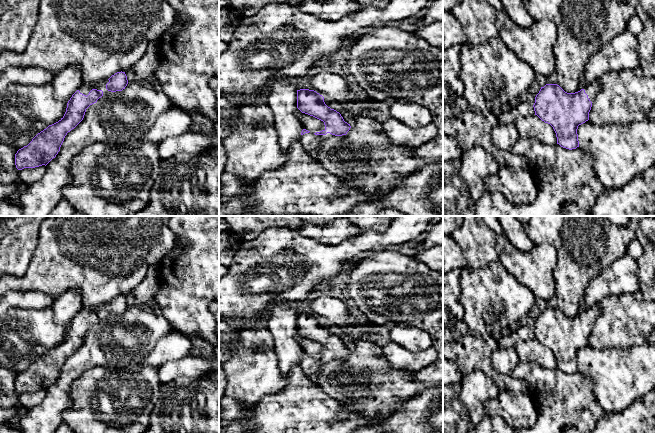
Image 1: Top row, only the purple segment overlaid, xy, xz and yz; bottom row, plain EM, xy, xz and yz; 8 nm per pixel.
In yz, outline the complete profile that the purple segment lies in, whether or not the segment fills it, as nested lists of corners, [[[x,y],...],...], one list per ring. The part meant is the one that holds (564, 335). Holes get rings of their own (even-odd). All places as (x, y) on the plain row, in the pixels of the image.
[[[601,302],[575,317],[567,317],[557,308],[546,308],[535,321],[535,339],[553,351],[557,368],[576,373],[578,350],[589,344],[592,327],[600,313]]]

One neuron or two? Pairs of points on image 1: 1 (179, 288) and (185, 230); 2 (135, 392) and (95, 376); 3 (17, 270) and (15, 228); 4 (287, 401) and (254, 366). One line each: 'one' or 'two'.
1: one
2: one
3: one
4: two

